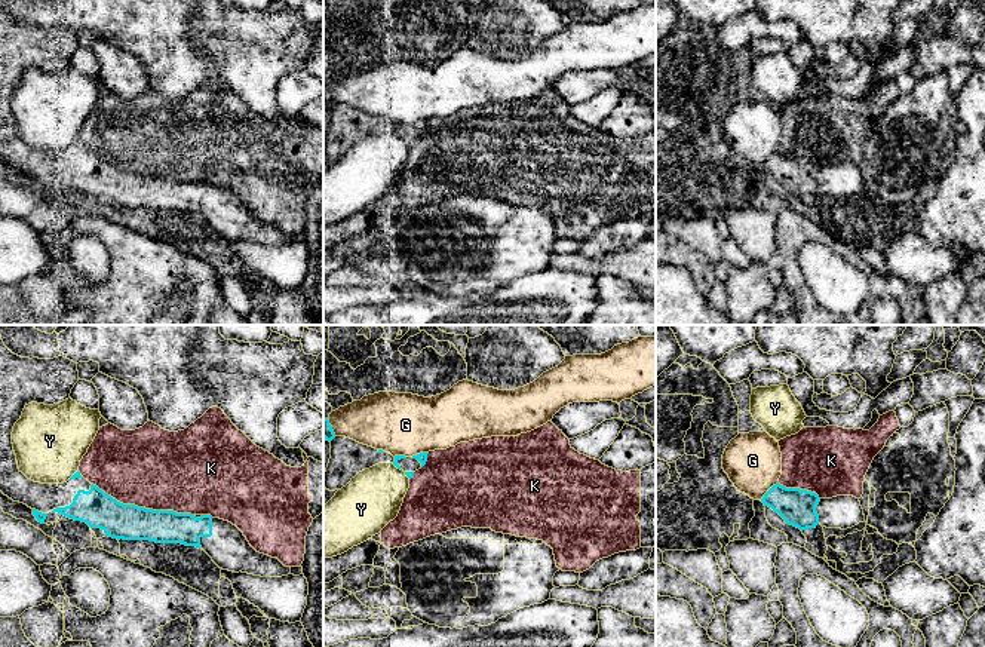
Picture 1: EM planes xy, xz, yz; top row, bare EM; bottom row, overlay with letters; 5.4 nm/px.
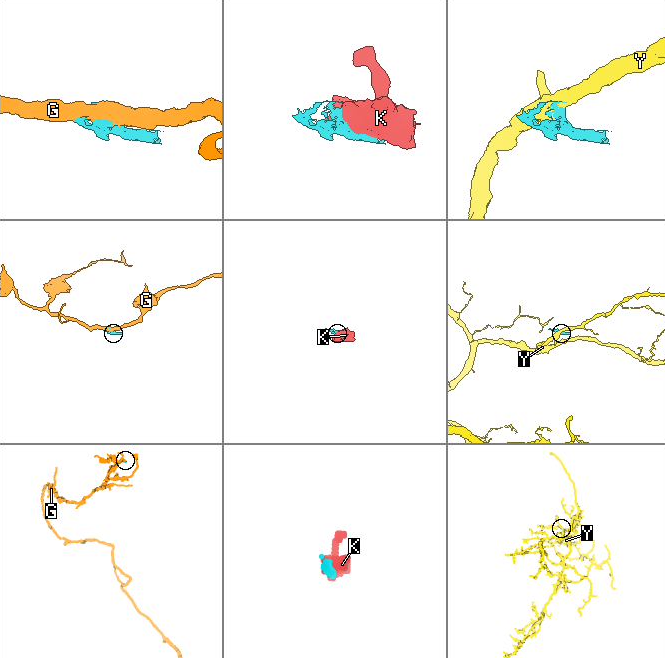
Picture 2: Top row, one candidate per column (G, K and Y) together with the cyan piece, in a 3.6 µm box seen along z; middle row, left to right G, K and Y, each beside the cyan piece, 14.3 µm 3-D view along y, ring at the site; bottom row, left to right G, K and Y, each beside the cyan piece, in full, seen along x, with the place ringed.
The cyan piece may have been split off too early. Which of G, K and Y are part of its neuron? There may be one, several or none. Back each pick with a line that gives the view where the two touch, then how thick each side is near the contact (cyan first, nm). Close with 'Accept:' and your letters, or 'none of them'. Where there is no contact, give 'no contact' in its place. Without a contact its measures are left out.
Accept: none of them

